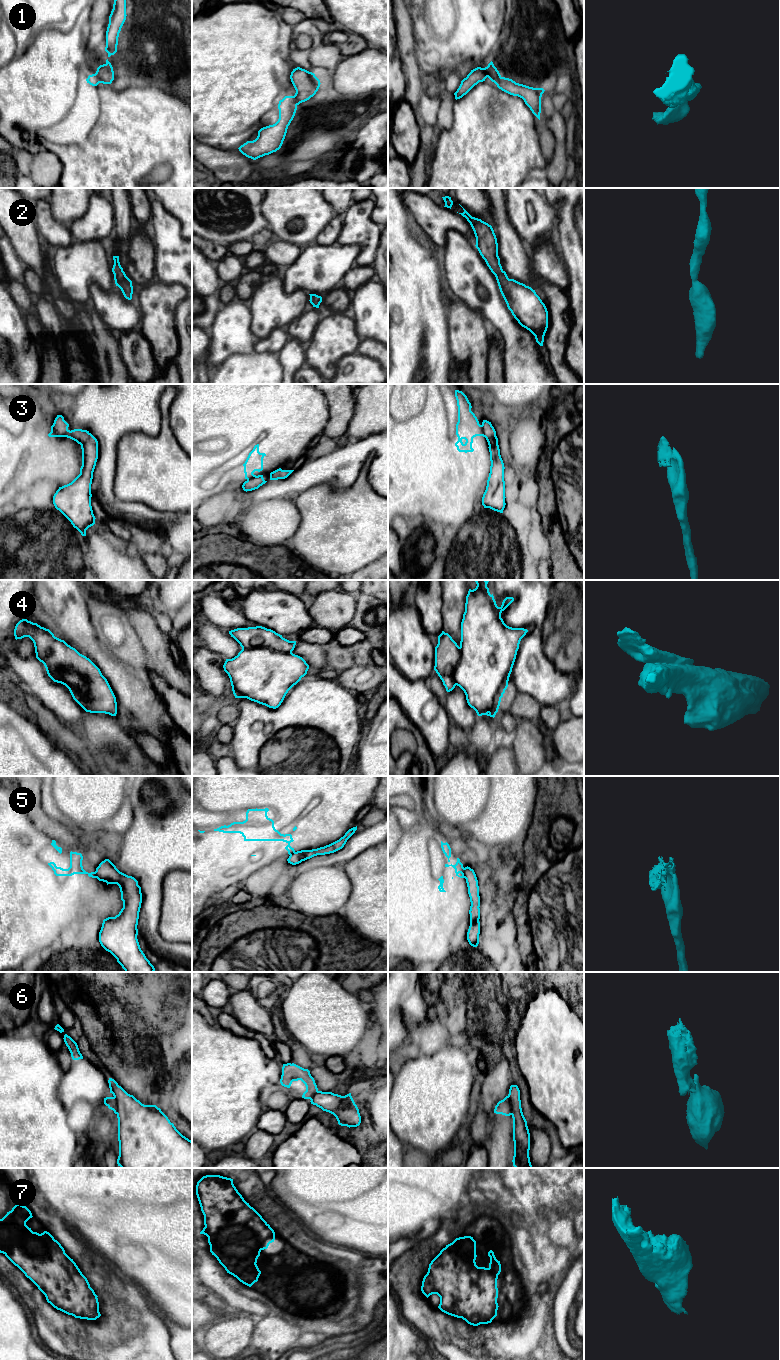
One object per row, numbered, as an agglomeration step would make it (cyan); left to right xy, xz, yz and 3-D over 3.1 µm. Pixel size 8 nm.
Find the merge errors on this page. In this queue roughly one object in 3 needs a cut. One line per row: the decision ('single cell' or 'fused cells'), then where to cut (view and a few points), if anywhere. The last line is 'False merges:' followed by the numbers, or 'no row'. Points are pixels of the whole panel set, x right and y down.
1: fused cells | xy (95, 73), (100, 82)
2: single cell | no cut
3: fused cells | yz (481, 425), (485, 436)
4: fused cells | xy (55, 671), (65, 683), (73, 686), (83, 694), (86, 693)
5: fused cells | yz (463, 868), (465, 877)
6: fused cells | yz (508, 1095), (511, 1114)
7: single cell | no cut
False merges: 1, 3, 4, 5, 6

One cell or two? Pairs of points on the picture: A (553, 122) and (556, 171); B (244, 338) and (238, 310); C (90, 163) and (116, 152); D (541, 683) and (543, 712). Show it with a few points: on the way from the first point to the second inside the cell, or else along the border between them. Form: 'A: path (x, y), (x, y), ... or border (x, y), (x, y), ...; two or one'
A: path (560, 134), (559, 159); one
B: path (238, 331), (238, 317); one
C: path (96, 163), (105, 163), (110, 158); one
D: border (556, 706), (540, 706), (535, 709); two

